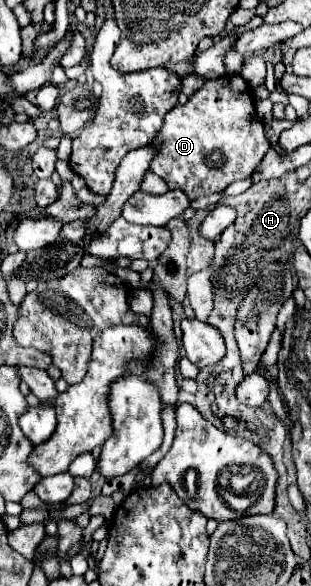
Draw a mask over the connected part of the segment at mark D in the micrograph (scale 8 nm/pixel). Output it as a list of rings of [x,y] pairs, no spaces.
[[[226,74],[208,80],[186,104],[176,104],[164,116],[164,126],[152,140],[156,154],[150,172],[164,178],[172,190],[180,188],[190,200],[222,192],[228,184],[250,178],[270,150],[264,124],[250,120],[252,110],[252,88],[242,76]]]

